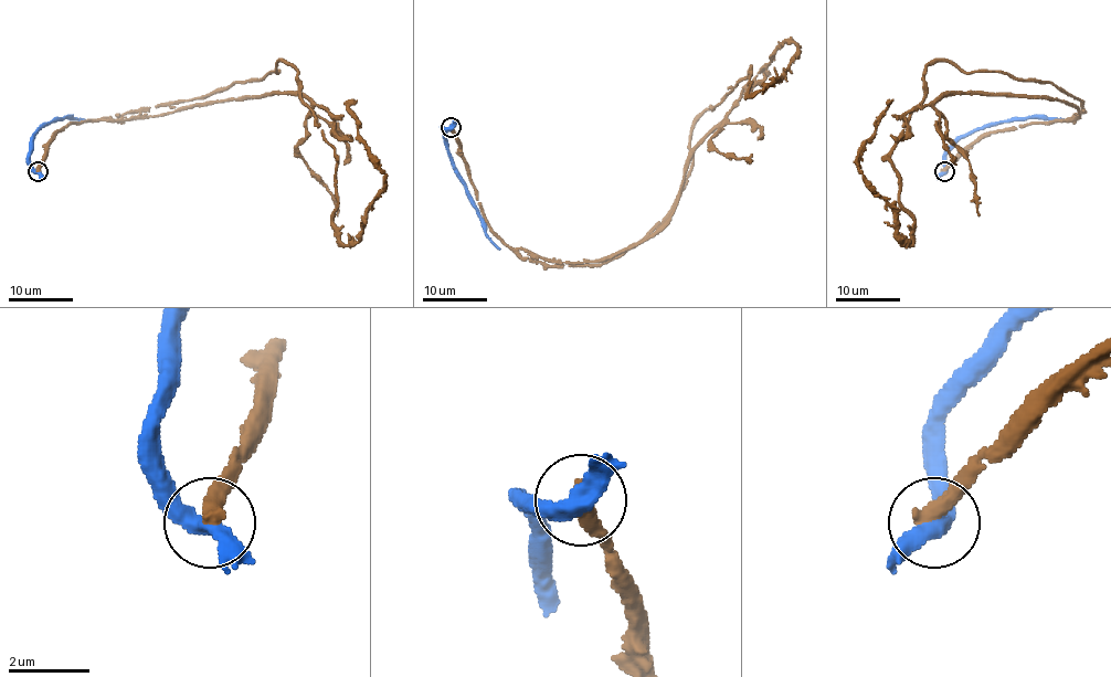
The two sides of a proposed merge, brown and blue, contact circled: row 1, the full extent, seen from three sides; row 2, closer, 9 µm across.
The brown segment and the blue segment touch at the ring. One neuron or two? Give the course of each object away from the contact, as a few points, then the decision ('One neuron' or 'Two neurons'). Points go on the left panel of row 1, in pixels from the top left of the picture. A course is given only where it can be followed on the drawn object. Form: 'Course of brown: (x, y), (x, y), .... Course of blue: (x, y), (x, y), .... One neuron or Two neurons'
Course of brown: (36, 171), (74, 123), (171, 114), (286, 61), (334, 149), (332, 228), (351, 245), (385, 175), (356, 101). Course of blue: (36, 171), (32, 168), (29, 154), (31, 139), (39, 129), (53, 119), (86, 122). Two neurons

